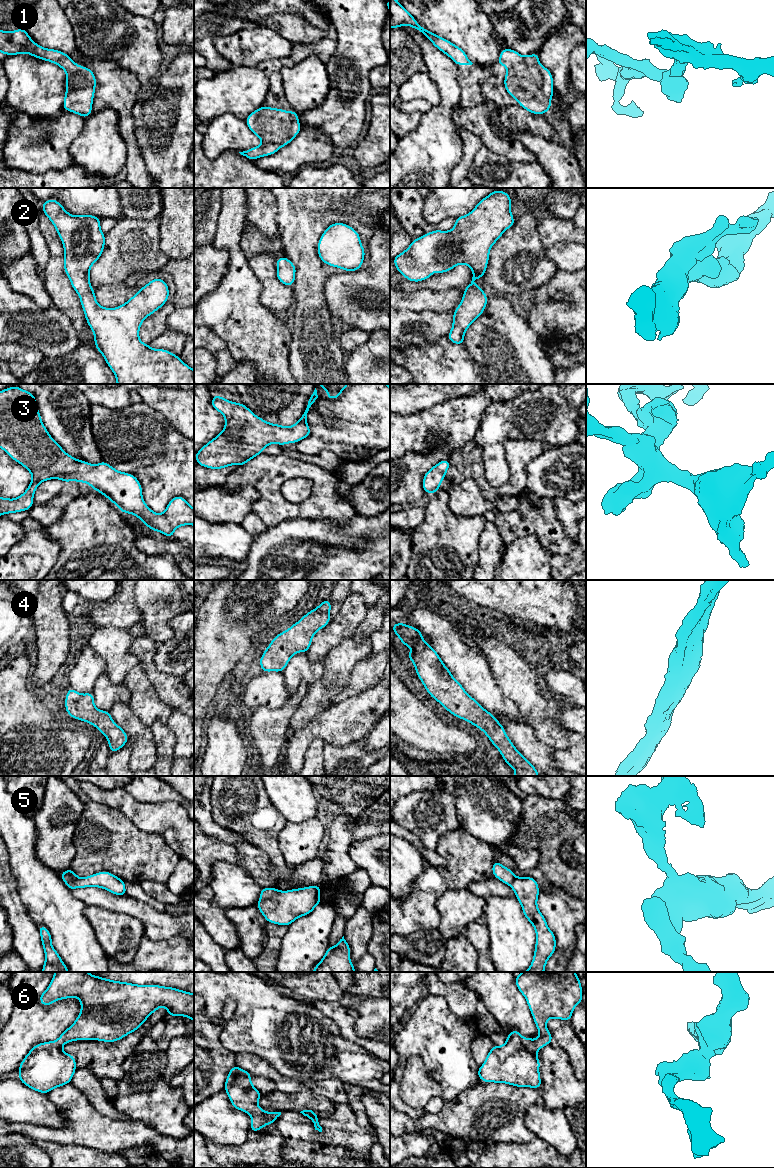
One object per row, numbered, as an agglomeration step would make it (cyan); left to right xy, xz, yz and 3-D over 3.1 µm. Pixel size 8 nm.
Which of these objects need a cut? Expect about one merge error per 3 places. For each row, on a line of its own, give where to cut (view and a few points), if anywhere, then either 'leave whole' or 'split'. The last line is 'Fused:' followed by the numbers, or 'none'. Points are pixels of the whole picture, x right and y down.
1: cut none; leave whole
2: cut none; leave whole
3: cut none; leave whole
4: cut none; leave whole
5: cut xz (280, 891), (273, 896), (260, 900); split
6: cut none; leave whole
Fused: 5

